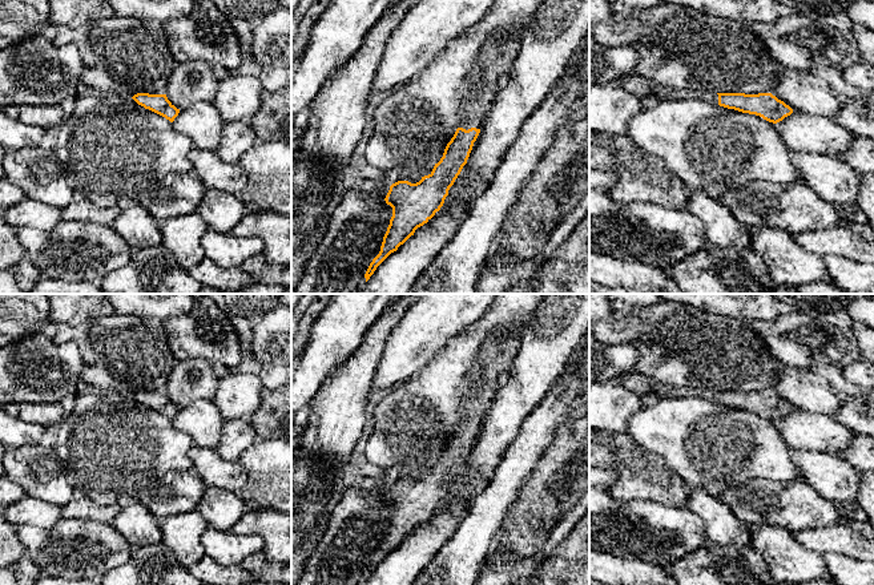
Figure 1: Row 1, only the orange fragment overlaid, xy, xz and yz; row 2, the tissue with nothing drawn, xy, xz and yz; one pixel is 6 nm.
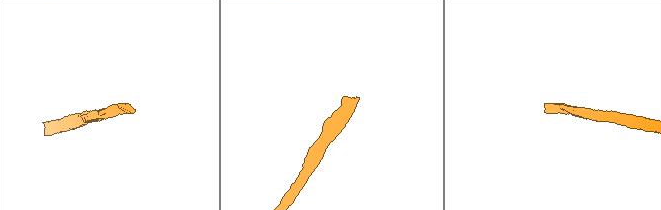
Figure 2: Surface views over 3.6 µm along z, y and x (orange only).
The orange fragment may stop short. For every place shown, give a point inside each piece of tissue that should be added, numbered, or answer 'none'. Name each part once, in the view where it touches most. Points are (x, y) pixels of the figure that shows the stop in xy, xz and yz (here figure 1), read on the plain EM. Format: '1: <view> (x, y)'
1: xz (496, 355)

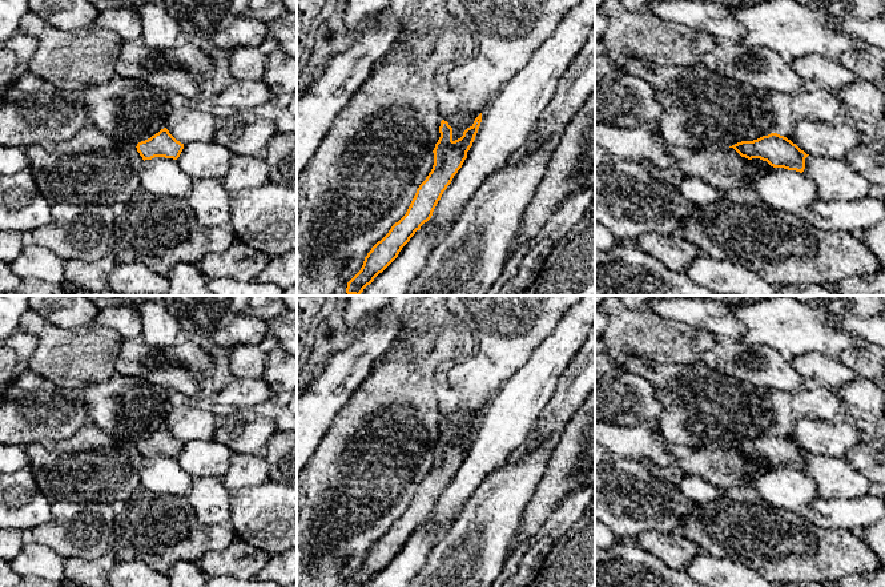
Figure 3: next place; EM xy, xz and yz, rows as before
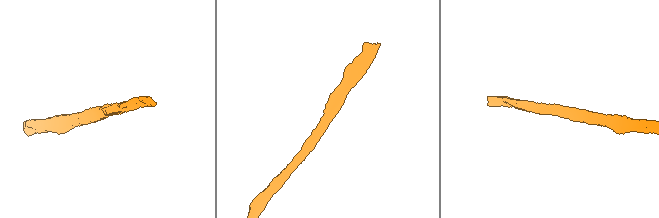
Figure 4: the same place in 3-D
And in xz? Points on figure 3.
none

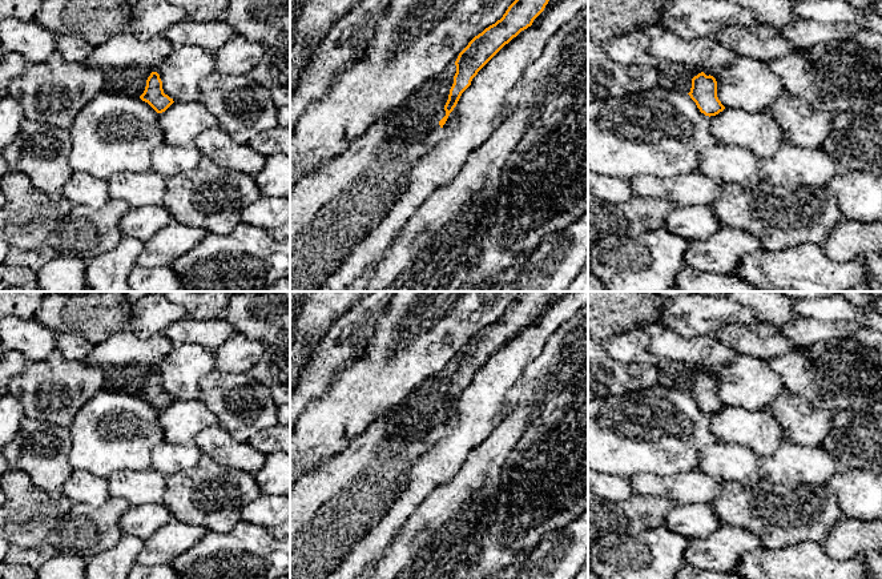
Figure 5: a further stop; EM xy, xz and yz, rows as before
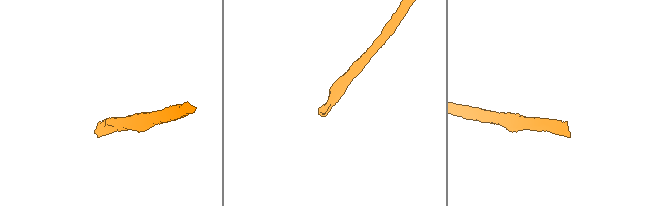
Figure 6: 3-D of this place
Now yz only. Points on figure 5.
1: yz (679, 376)

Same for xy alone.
1: xy (131, 378)

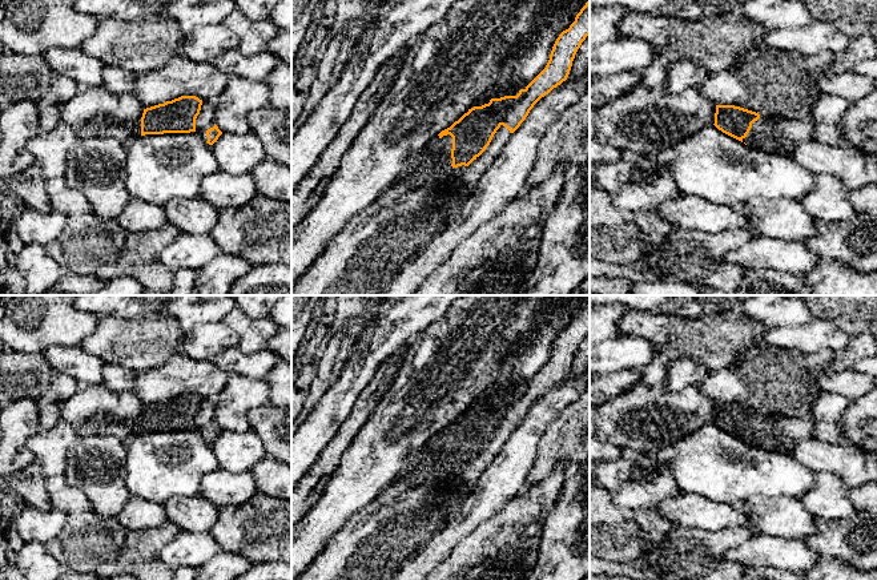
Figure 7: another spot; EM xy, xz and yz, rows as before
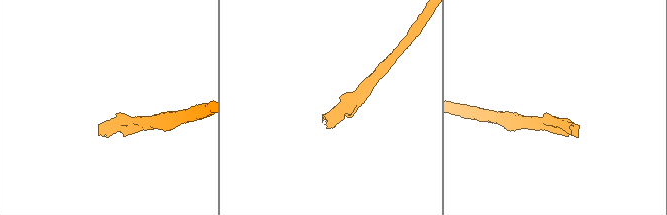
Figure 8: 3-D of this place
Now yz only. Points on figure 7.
1: yz (775, 433)

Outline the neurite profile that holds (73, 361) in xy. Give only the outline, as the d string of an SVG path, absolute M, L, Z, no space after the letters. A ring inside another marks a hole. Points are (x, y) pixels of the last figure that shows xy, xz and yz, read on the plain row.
M51 346L43 355L55 372L67 374L77 382L98 384L102 382L104 362L80 346Z

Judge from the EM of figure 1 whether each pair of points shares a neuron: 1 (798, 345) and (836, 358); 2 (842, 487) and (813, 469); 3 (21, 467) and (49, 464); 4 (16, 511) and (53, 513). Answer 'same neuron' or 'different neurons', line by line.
1: same neuron
2: same neuron
3: same neuron
4: same neuron

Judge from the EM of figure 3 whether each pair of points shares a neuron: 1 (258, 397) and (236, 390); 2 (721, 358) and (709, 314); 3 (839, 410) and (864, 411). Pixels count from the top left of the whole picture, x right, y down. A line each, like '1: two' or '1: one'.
1: one
2: two
3: two

